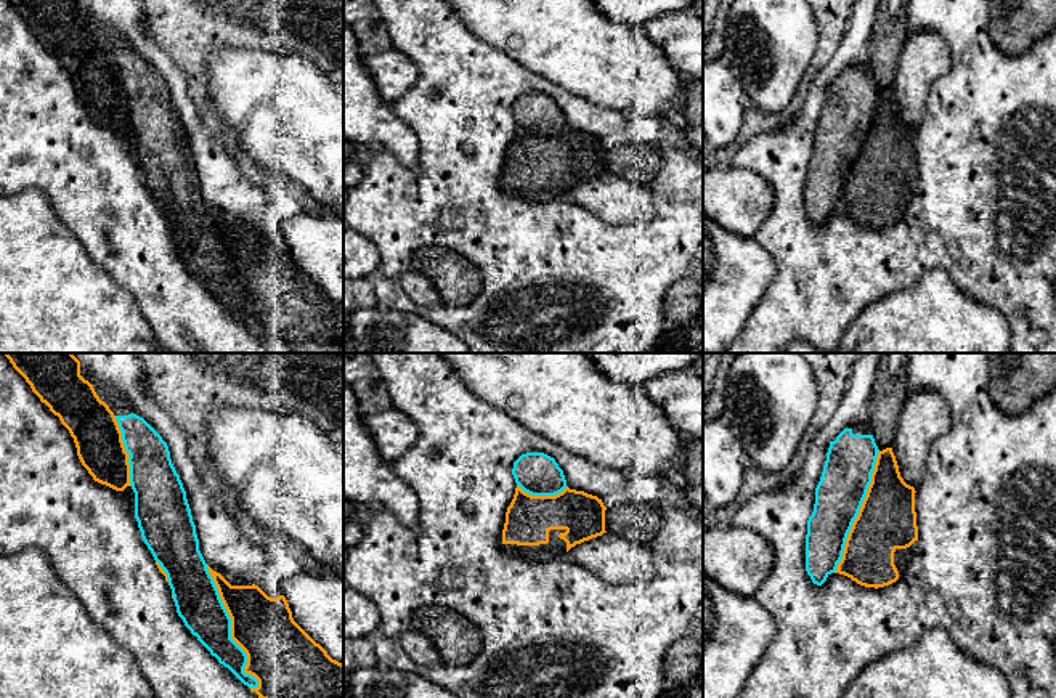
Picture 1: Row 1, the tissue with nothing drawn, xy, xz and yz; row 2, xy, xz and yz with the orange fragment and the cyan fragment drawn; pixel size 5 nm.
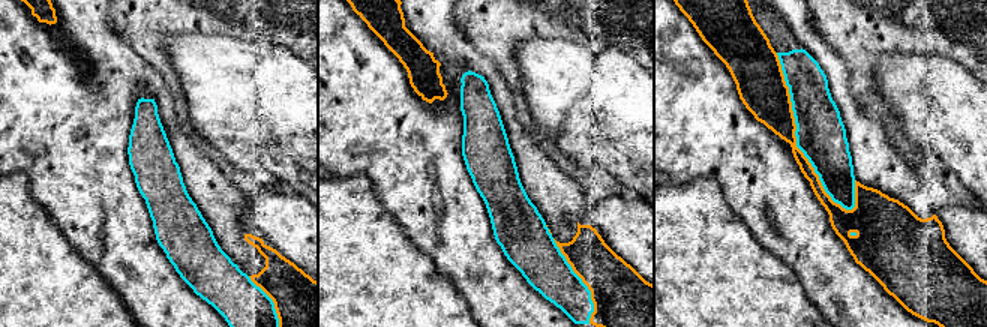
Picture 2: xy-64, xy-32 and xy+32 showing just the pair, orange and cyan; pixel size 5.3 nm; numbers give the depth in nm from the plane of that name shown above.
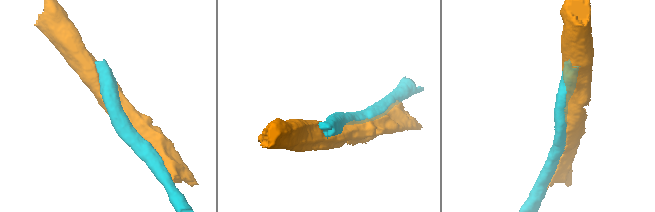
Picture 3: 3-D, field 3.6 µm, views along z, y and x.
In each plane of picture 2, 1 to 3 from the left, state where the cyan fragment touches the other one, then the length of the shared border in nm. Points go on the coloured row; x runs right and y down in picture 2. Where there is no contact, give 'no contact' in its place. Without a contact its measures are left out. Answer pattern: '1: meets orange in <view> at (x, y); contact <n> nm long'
1: meets orange in xy-64 at (273, 302); contact 320 nm long
2: meets orange in xy-32 at (582, 281); contact 500 nm long
3: meets orange in xy+32 at (794, 135); contact 950 nm long

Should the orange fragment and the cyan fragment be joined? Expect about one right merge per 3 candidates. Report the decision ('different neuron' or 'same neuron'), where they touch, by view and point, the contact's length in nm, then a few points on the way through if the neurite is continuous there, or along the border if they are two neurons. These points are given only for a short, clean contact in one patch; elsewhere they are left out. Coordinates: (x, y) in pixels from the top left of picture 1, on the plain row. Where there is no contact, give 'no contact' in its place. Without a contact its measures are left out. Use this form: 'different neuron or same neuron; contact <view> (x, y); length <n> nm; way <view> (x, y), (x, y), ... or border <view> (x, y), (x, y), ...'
different neuron; contact xy (231, 270); length 650 nm

